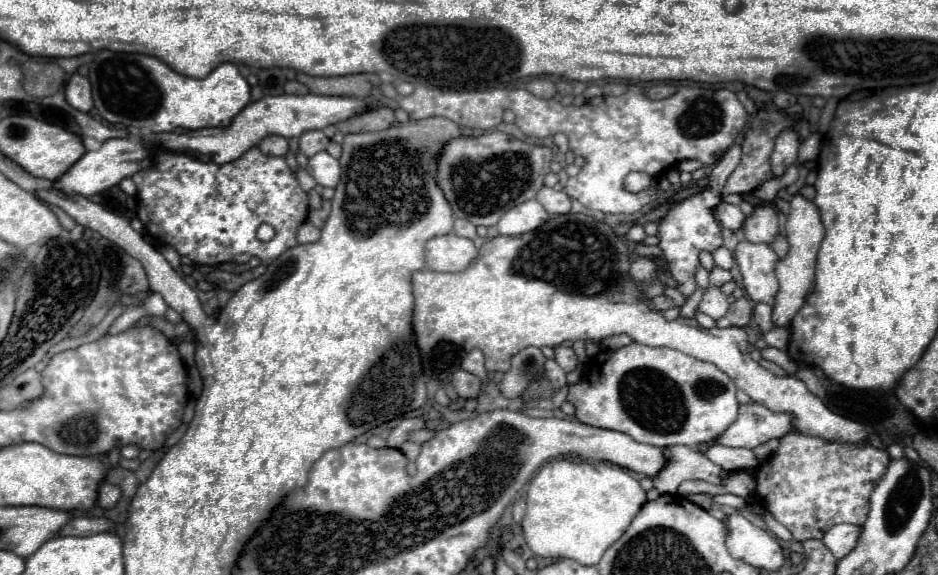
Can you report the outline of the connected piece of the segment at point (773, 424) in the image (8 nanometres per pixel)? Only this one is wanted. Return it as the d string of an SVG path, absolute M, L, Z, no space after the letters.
M745 404L745 406L739 406L739 418L733 422L733 426L729 426L715 442L733 446L733 448L755 448L759 444L765 444L771 438L783 438L789 432L793 432L793 414L771 412L761 404Z

